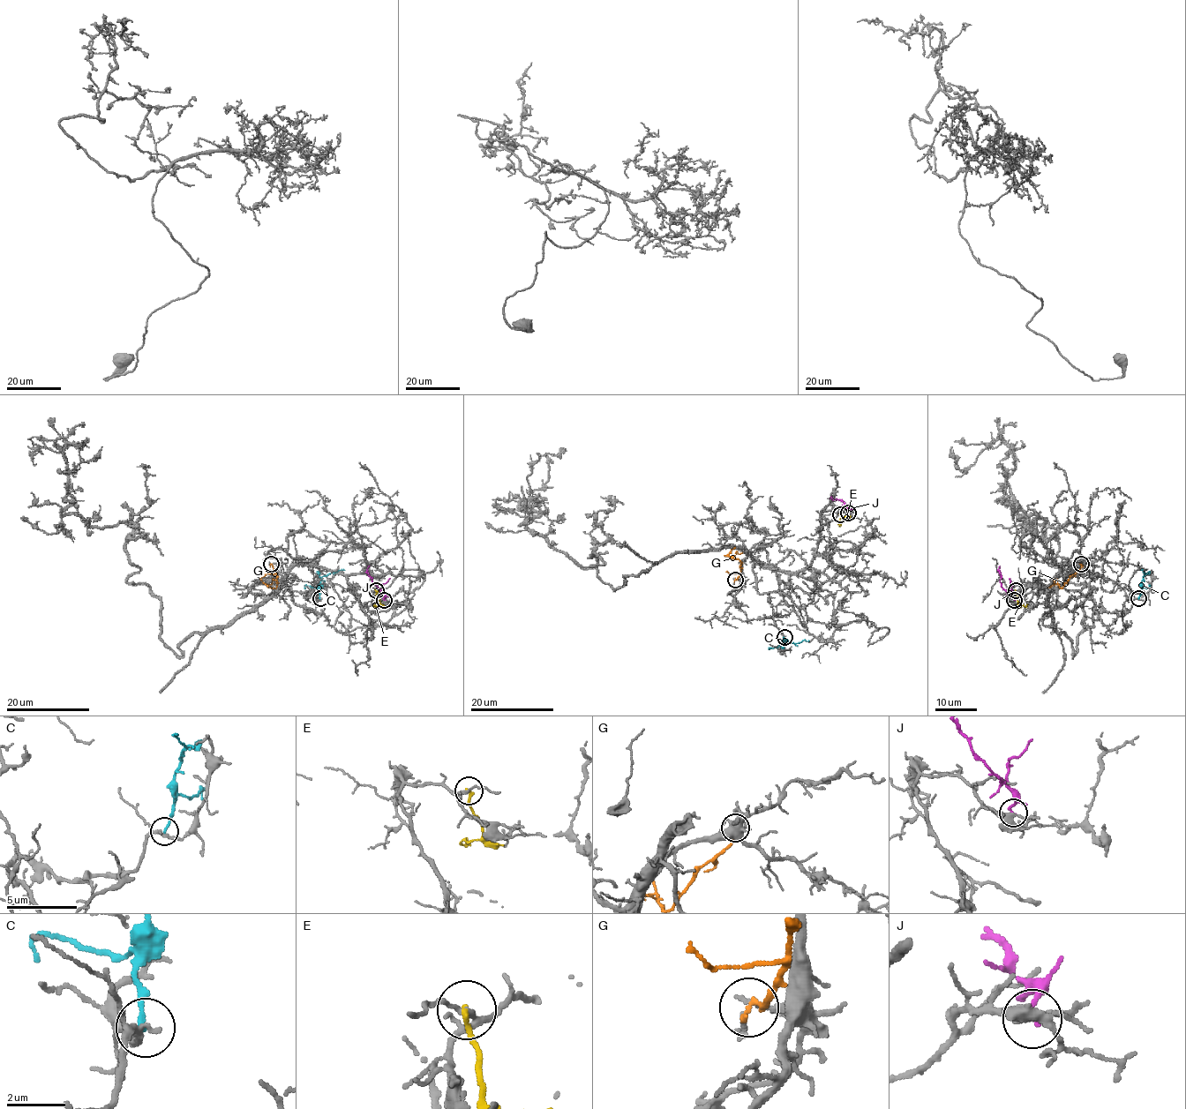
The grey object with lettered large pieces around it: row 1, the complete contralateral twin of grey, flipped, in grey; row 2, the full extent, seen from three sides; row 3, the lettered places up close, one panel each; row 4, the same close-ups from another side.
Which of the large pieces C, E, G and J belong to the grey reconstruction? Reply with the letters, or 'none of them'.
none of them

